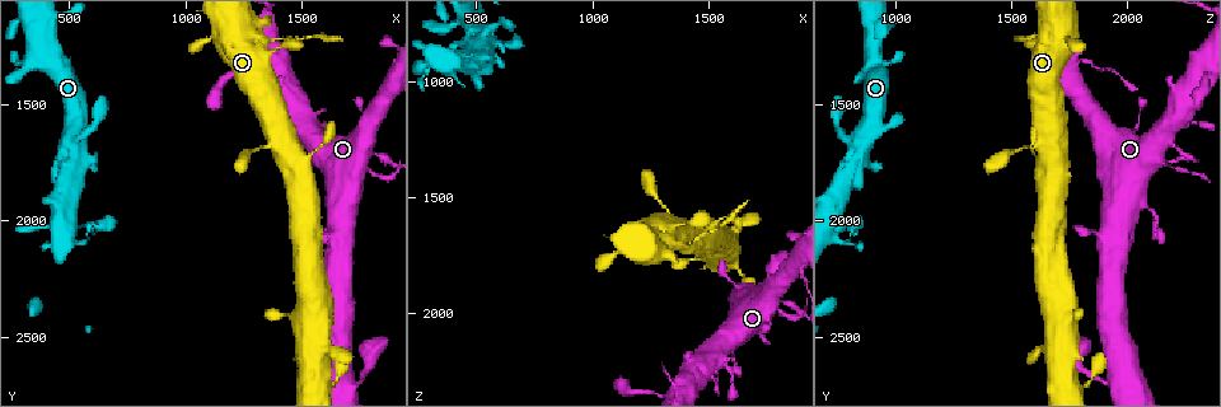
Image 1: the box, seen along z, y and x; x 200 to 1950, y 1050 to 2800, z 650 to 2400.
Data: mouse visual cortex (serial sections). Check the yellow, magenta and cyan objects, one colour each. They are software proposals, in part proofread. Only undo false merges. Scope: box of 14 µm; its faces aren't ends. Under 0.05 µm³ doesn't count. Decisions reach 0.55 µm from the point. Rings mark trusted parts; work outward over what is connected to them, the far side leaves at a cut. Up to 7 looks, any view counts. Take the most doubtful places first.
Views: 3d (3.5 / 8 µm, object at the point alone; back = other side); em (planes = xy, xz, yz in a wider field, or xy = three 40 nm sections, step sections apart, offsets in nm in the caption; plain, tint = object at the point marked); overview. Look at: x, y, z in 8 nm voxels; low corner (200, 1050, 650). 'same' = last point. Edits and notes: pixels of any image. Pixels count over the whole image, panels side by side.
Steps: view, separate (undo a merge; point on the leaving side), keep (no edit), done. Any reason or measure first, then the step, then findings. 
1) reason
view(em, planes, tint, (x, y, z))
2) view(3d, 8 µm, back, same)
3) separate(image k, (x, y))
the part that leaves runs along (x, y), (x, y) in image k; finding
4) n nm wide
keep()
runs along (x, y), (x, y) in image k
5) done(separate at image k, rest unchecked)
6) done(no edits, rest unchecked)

sharp bend
view(3d, 8 µm, (1310, 1230, 1710))

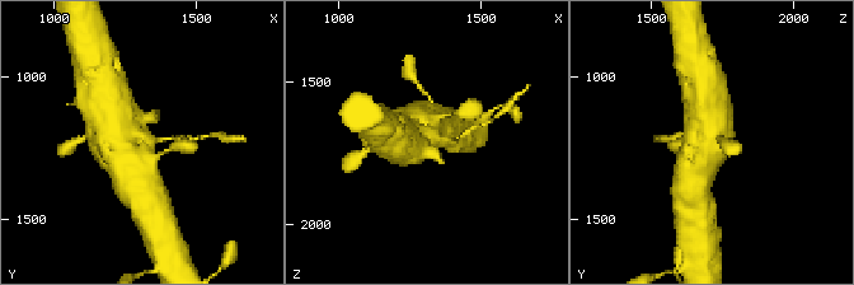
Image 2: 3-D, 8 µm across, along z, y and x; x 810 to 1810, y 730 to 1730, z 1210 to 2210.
view(3d, 3.5 µm, (1310, 1230, 1710))

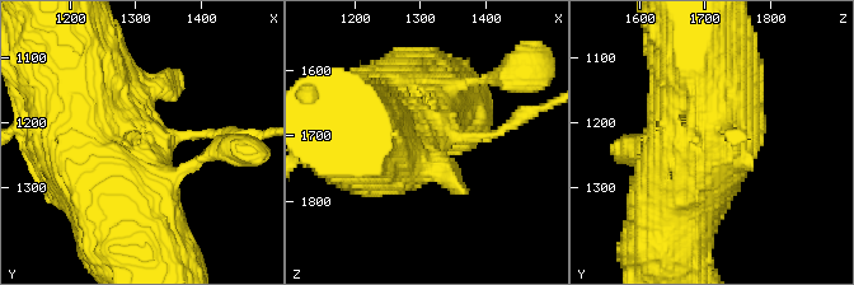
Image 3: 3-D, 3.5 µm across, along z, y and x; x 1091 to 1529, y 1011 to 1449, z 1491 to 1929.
view(em, xy, step 5, tint, same)

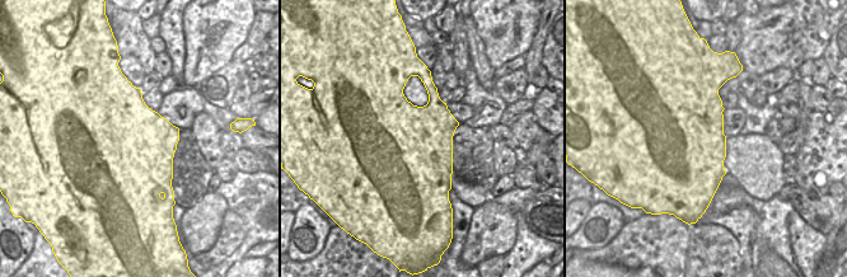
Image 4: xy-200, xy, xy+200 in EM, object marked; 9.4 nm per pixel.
950 nm wide
keep()
runs along (112, 206), (112, 172), (148, 136), (221, 132) in image 3; continuous, no second cell

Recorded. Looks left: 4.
abrupt turn
view(3d, 3.5 µm, back, (570, 2050, 810))

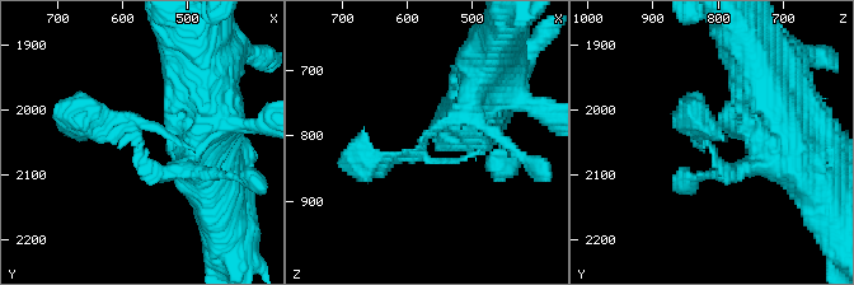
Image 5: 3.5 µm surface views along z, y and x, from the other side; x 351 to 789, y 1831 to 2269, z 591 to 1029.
need the tissue
view(em, xy, step 1, tint, (575, 2040, 815))

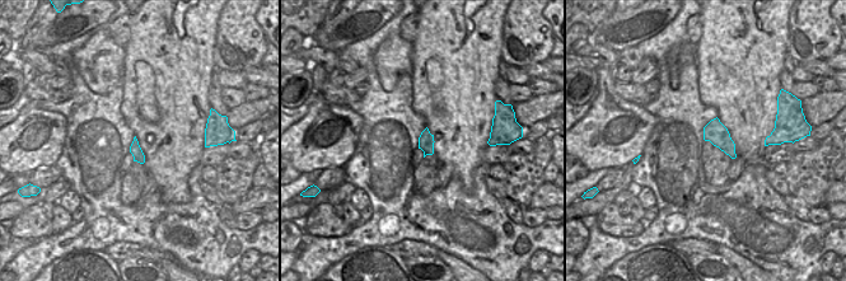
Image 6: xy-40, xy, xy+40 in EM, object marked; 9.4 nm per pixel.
keep()
runs along (470, 98), (420, 150), (361, 150) in image 5; all the same cell

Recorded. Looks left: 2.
narrows sharply
view(3d, 3.5 µm, back, (1830, 1730, 1940))

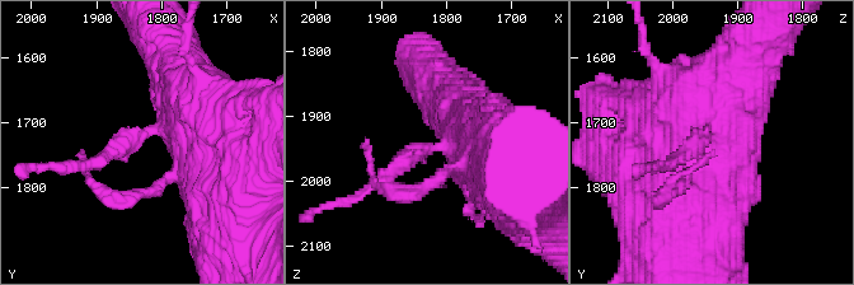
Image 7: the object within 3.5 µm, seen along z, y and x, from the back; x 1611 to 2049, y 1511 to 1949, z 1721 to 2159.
arms of 200, 800 nm
view(em, xy, step 2, tint, (1830, 1720, 1950))

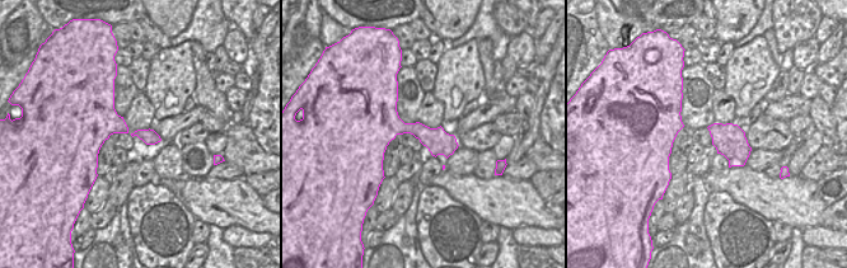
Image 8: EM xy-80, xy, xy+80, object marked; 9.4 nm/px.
keep()
one cell here

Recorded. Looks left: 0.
done(no edits, rest unchecked)

